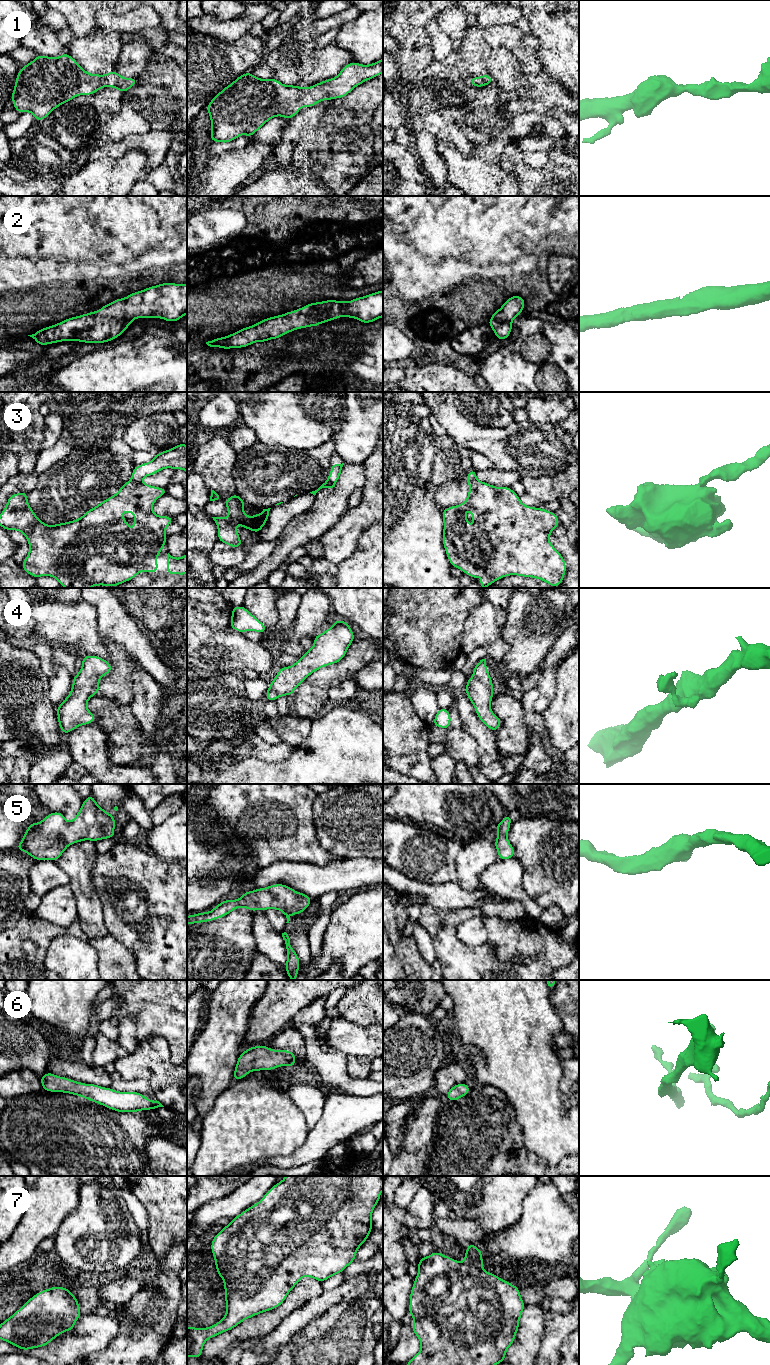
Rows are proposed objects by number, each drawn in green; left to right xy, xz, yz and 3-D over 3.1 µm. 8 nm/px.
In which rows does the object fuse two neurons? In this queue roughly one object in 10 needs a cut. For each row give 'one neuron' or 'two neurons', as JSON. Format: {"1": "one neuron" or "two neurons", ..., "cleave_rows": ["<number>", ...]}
{"1": "one neuron", "2": "one neuron", "3": "two neurons", "4": "one neuron", "5": "one neuron", "6": "one neuron", "7": "one neuron", "cleave_rows": ["3"]}

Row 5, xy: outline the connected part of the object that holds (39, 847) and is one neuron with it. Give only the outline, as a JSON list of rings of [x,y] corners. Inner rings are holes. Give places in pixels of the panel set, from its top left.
[[[93,795],[83,802],[76,817],[67,822],[61,812],[52,812],[39,823],[30,822],[16,849],[33,859],[57,861],[67,847],[83,840],[113,838],[116,820],[99,807]]]

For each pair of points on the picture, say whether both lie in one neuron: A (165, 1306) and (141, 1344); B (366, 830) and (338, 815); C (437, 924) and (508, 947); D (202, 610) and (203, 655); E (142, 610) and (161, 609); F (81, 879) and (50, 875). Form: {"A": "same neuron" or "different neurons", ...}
{"A": "same neuron", "B": "same neuron", "C": "same neuron", "D": "same neuron", "E": "same neuron", "F": "different neurons"}

